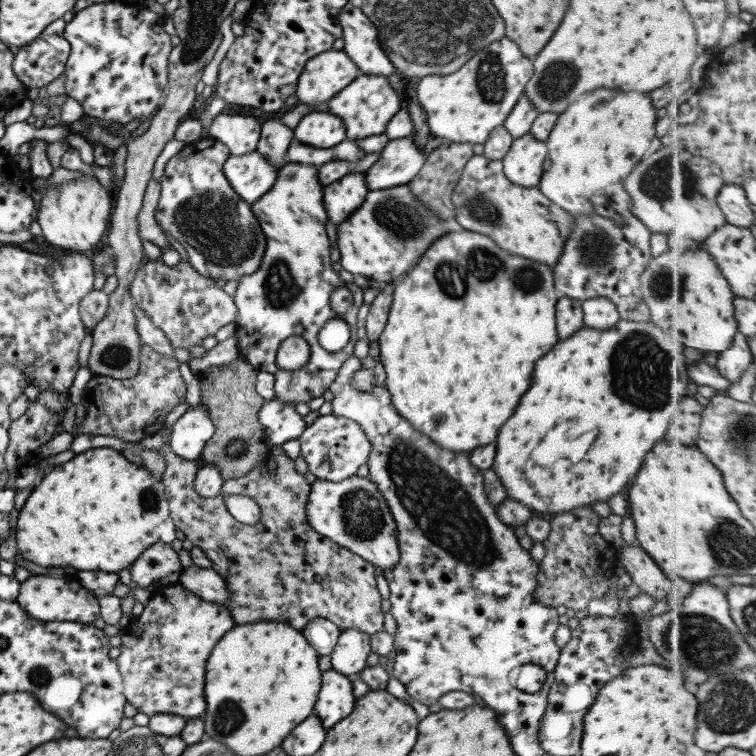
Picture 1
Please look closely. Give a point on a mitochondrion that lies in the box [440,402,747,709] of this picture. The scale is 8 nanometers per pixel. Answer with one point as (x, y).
(701, 641)

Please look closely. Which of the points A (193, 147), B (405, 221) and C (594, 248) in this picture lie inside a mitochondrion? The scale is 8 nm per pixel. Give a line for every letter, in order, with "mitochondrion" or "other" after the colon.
A: other
B: mitochondrion
C: mitochondrion

